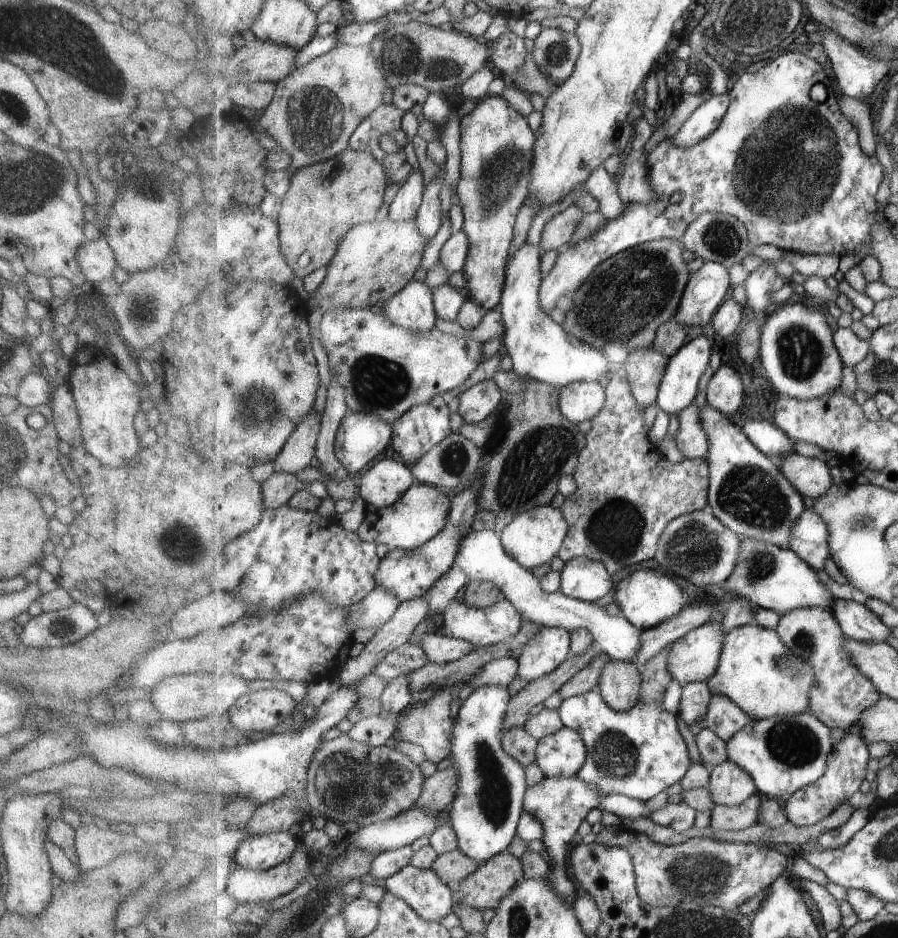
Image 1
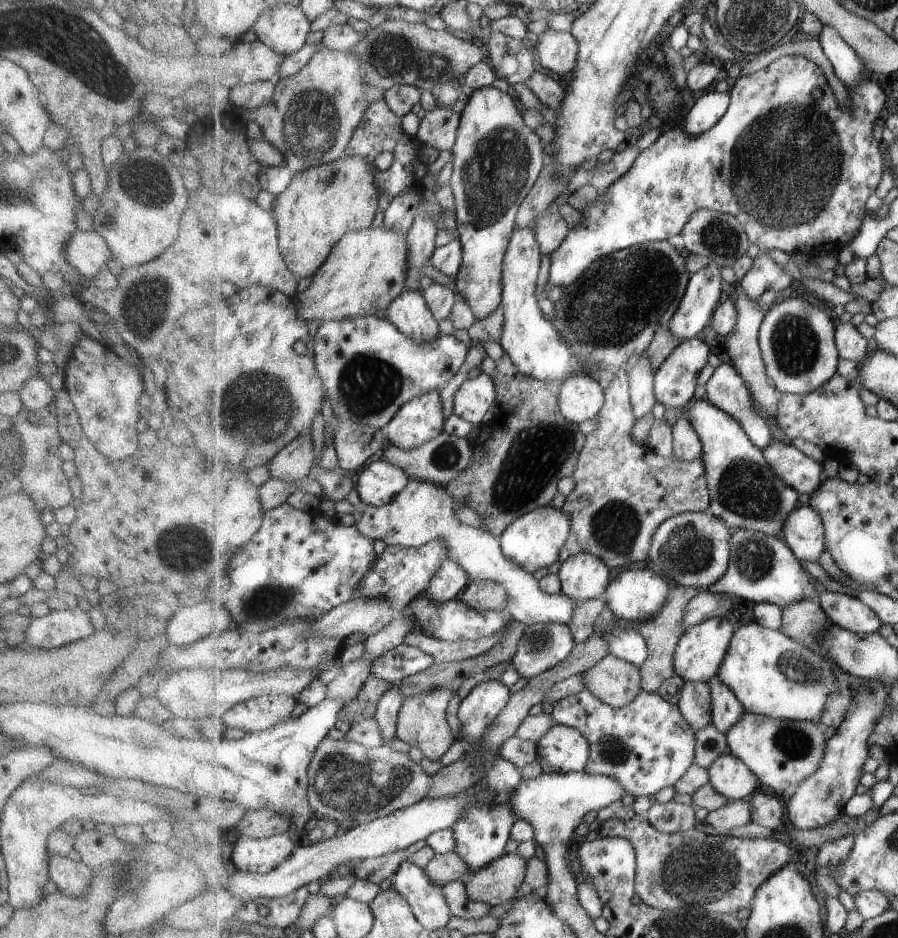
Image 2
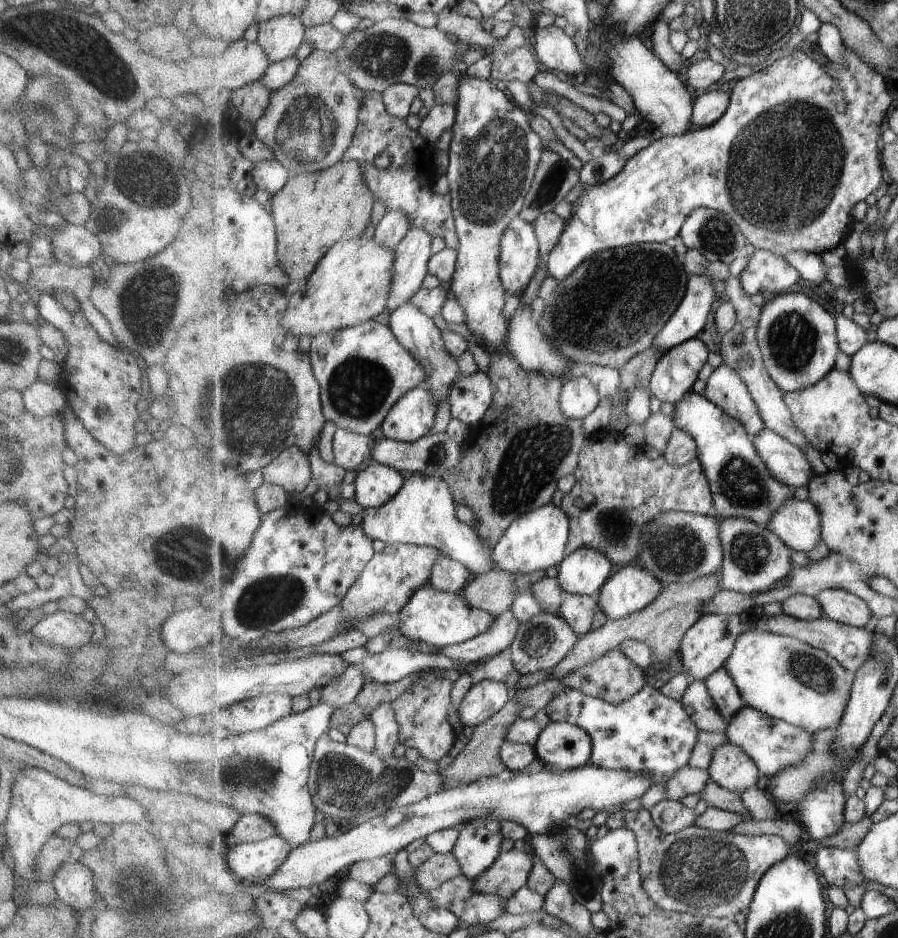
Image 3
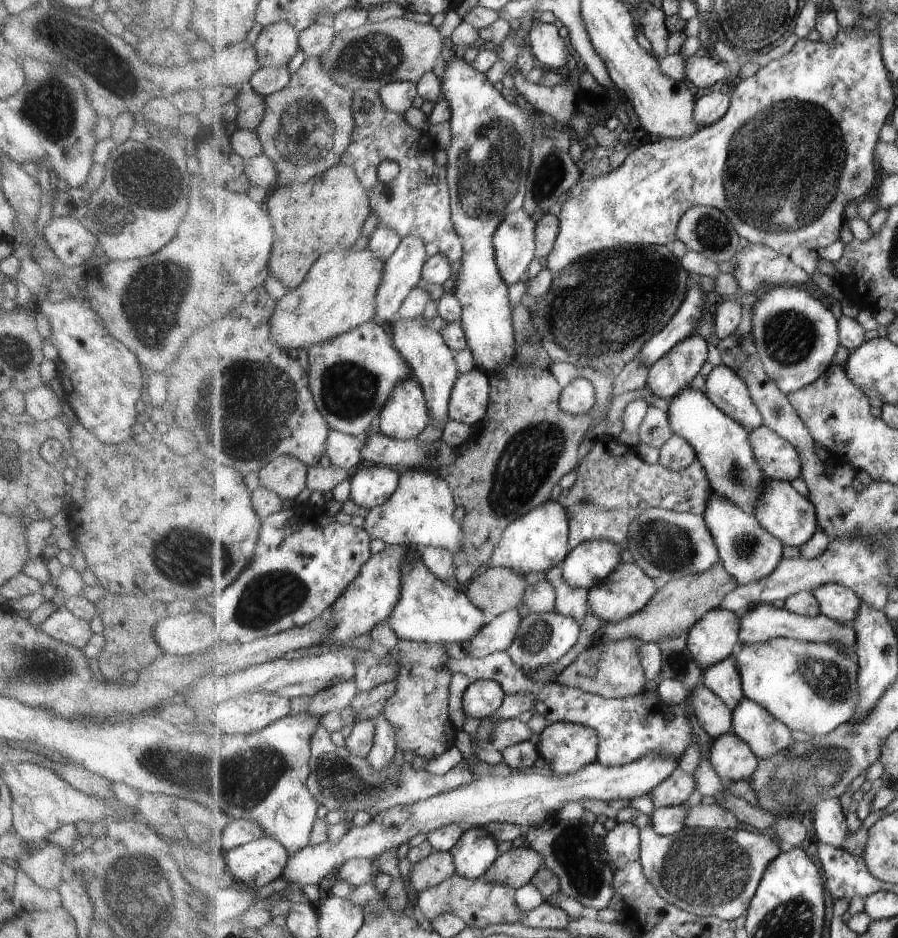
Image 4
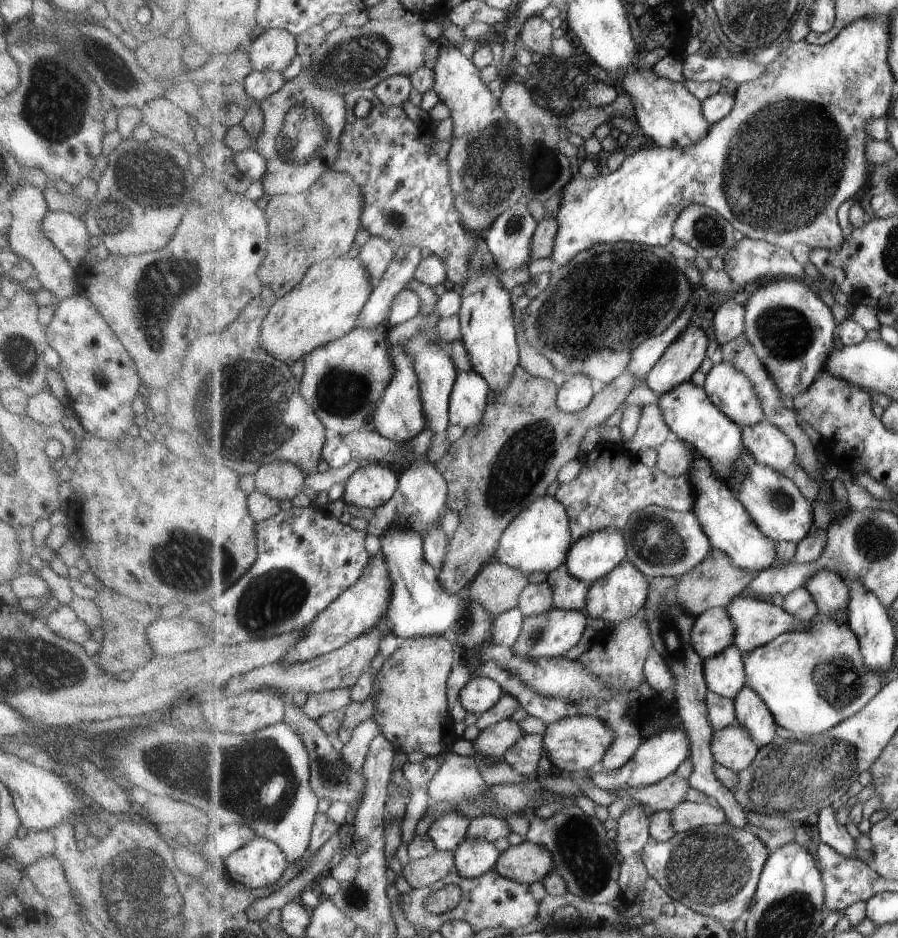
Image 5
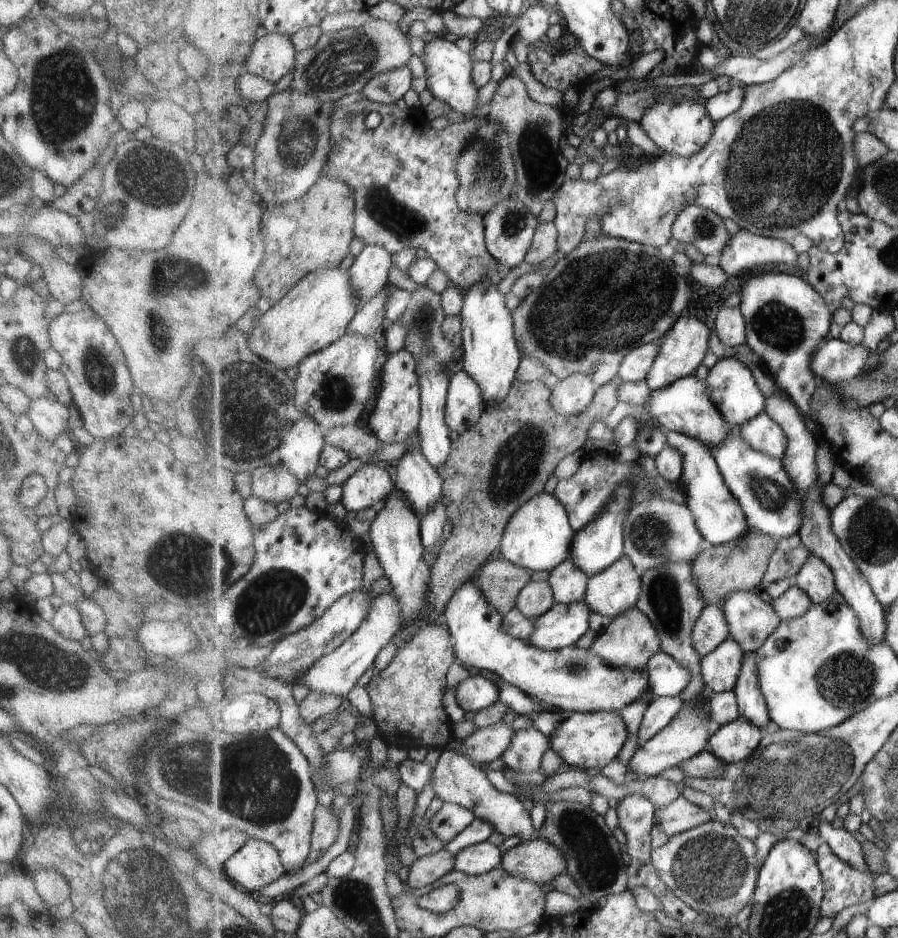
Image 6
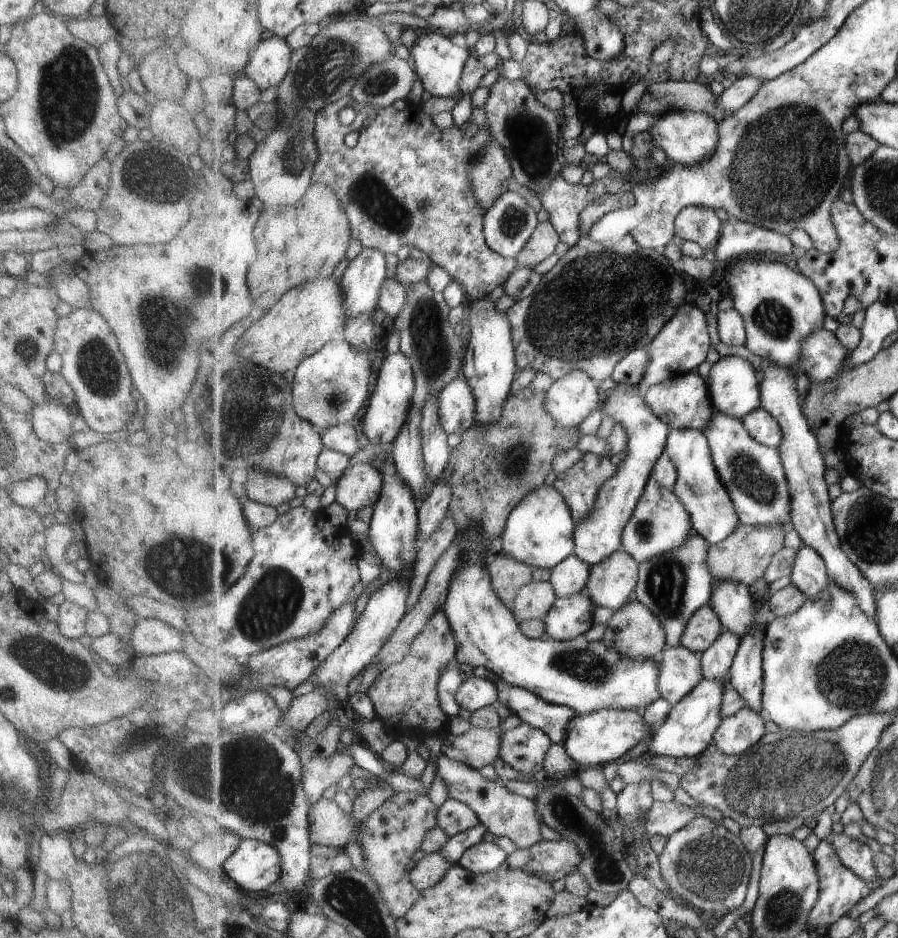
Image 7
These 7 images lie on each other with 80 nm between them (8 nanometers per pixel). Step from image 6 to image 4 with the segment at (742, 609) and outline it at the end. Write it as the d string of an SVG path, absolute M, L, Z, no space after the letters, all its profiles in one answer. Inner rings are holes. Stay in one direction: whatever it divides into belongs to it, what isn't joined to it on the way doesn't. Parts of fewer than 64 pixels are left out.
M764 604L747 609L745 614L740 617L739 645L752 645L753 643L762 643L779 637L839 643L842 649L844 649L844 646L855 648L854 644L857 640L852 624L842 625L840 622L823 614L816 617L806 617L777 605Z

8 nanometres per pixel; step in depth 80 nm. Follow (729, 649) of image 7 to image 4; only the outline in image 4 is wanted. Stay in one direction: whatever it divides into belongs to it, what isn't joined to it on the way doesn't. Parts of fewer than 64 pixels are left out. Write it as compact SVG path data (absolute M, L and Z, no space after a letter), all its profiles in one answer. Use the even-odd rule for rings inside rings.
M733 654L708 666L702 678L705 686L720 696L732 709L746 697L737 657Z

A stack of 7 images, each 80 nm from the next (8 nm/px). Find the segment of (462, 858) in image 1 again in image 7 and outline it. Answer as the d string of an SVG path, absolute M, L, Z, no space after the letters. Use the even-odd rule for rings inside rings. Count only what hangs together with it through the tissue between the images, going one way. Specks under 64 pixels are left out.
M441 853L426 854L410 872L410 877L416 887L423 892L439 884L452 866L449 859L446 859Z

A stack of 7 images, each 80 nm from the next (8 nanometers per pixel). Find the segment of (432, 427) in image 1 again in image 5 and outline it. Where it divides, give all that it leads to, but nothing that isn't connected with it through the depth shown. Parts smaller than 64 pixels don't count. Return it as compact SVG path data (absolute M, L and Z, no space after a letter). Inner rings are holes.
M405 349L395 353L393 366L396 373L393 373L392 381L384 388L384 396L380 398L379 406L373 415L370 427L398 443L408 443L413 440L419 432L426 430L427 418L424 413L424 402L420 391L420 378L414 367L414 356Z

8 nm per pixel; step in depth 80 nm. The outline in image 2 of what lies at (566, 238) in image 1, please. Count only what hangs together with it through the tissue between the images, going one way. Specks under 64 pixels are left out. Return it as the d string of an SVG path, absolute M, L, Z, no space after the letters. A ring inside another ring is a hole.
M557 212L543 213L534 228L542 253L552 255L563 244L571 229L567 220Z

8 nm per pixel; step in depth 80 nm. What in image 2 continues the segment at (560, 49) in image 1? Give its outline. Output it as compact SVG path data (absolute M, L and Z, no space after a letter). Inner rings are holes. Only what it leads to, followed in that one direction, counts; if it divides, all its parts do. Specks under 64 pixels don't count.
M549 28L531 42L538 52L538 61L549 72L556 72L559 76L574 72L579 62L580 44L570 31Z

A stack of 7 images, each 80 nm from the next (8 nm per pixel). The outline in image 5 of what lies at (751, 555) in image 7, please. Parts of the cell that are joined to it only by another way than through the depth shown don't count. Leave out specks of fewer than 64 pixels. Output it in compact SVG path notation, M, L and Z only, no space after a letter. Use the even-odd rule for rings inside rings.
M714 549L713 552L697 565L681 576L678 582L678 599L686 608L688 613L695 615L696 618L706 610L713 607L726 607L737 595L741 595L744 589L750 585L761 572L749 572L742 569L741 565L736 565L727 553L721 549Z

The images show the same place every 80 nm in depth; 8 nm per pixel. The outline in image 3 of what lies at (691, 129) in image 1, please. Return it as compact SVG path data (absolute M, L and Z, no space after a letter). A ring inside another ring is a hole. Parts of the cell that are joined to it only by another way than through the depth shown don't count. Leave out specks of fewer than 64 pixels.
M721 90L703 93L694 101L692 124L694 128L705 128L714 125L725 113L730 105L730 94Z

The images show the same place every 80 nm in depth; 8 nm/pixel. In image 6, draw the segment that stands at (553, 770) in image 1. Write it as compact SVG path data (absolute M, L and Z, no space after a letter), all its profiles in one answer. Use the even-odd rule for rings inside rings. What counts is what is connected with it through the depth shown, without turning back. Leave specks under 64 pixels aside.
M615 711L574 713L556 730L551 738L552 750L557 752L568 768L579 768L589 772L600 771L613 762L623 750L629 738L629 728L621 714Z

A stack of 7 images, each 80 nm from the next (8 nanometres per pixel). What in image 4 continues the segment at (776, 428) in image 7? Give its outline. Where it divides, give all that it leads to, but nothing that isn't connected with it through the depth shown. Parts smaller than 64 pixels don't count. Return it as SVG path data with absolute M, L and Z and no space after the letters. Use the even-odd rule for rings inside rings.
M772 428L749 431L749 442L767 478L791 481L802 475L800 452Z

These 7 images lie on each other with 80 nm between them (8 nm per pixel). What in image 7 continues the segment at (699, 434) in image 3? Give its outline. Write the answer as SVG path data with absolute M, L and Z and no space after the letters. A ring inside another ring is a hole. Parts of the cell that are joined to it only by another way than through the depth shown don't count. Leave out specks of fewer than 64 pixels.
M697 371L670 378L659 385L652 386L645 393L645 400L665 422L673 429L697 429L705 432L712 425L715 406L712 401L708 382Z

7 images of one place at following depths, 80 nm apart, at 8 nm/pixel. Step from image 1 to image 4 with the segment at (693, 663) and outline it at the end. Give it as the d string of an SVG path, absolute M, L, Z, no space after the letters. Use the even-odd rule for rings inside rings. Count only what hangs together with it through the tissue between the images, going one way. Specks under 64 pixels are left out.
M719 607L704 614L688 632L688 647L705 670L733 654L739 645L740 616Z

